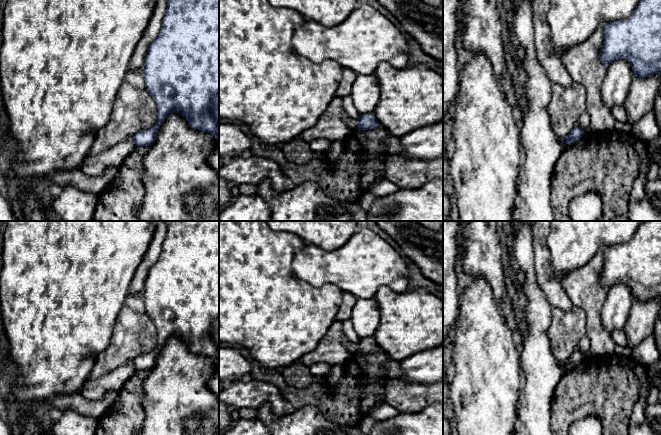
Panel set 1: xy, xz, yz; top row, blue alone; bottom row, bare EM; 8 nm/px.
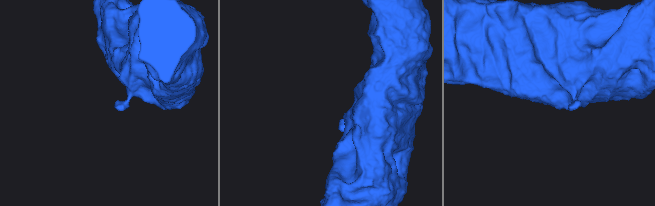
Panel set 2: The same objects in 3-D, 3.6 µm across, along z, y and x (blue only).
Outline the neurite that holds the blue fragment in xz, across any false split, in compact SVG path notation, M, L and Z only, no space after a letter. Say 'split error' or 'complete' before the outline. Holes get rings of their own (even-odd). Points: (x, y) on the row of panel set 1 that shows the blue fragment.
complete; M373 113L363 114L358 116L358 126L359 130L368 130L374 127L380 126L375 115Z

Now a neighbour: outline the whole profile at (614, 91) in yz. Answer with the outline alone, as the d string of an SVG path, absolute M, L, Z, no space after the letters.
M627 60L613 61L607 68L606 77L601 87L604 103L611 109L614 106L623 105L628 96L633 77L632 67Z

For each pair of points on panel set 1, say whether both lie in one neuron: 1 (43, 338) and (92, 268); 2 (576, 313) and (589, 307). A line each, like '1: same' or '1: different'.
1: same
2: different

